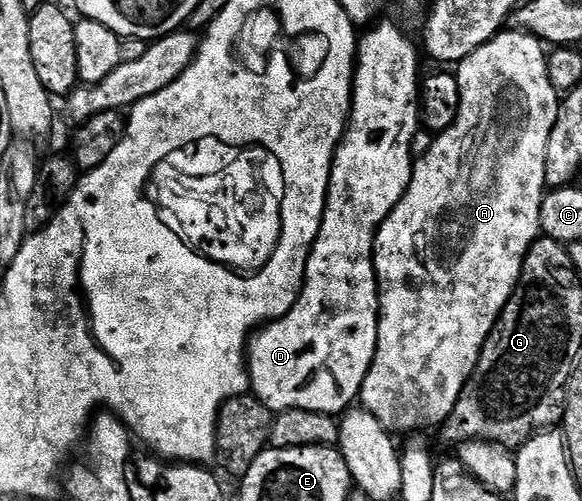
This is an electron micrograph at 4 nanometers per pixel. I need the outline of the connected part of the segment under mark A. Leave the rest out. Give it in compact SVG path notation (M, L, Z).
M501 31L487 41L478 51L474 51L455 70L462 103L458 115L450 127L435 134L426 155L415 158L412 166L412 178L402 195L402 199L390 211L390 215L380 225L376 241L372 244L372 262L376 272L376 291L380 294L380 322L378 323L378 343L376 354L370 363L370 371L360 388L359 404L382 427L393 435L408 433L411 429L420 429L423 425L443 426L445 419L454 411L466 383L472 378L474 367L480 358L486 339L492 334L501 311L512 298L520 284L524 256L541 236L540 216L546 192L546 147L550 143L550 131L554 131L554 119L558 119L558 107L562 97L557 93L554 83L550 83L548 58L545 46L539 37L519 31Z

